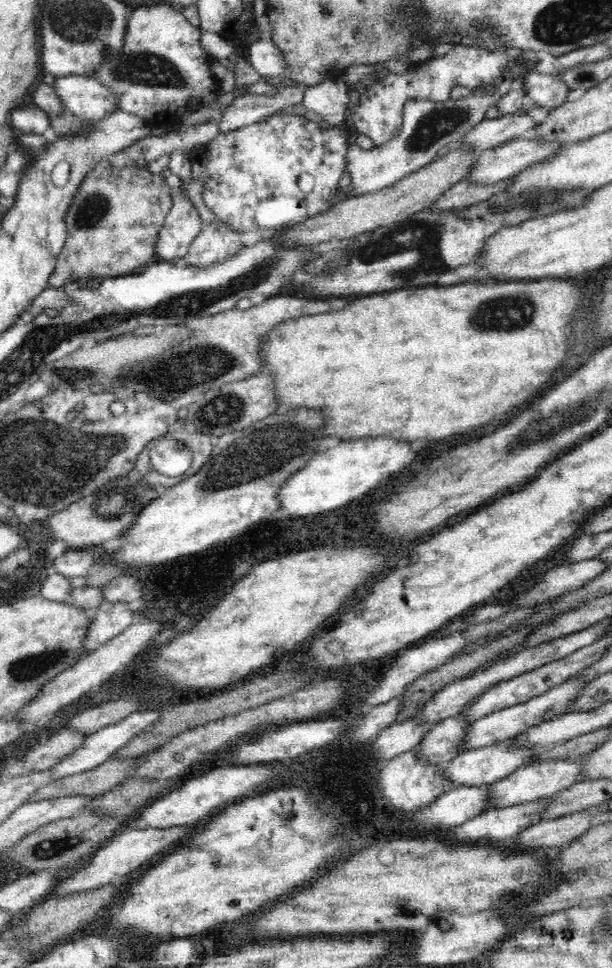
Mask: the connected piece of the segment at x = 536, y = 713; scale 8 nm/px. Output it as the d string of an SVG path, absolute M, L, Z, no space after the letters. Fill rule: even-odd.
M577 677L575 680L570 679L557 687L547 690L540 696L522 702L522 704L517 704L505 708L504 710L493 712L492 714L475 720L473 723L469 724L469 727L465 732L465 744L467 744L467 750L492 746L492 744L496 742L502 742L502 740L513 738L521 732L524 732L527 728L540 724L542 721L552 720L554 717L568 713L569 706L573 703L573 700L590 681L591 680L582 680Z

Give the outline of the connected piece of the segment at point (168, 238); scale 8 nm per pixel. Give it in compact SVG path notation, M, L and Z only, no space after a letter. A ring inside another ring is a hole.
M174 187L171 196L173 204L155 242L155 254L159 261L171 262L183 258L205 226L186 194L181 194Z

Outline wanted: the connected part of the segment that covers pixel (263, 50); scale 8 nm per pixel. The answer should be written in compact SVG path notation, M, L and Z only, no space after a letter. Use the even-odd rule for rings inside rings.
M258 39L248 48L250 62L263 78L280 76L285 74L286 61L284 55L275 46L273 41Z

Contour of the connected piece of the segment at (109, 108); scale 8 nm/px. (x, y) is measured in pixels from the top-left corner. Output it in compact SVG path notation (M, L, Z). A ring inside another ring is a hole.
M91 76L58 77L53 89L65 108L84 122L100 122L119 109L117 94Z

